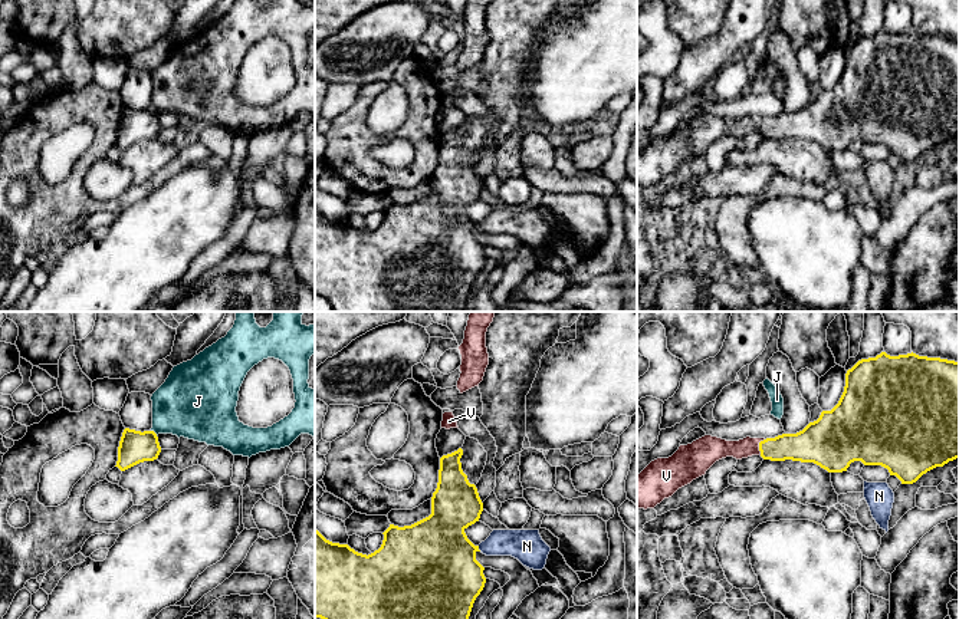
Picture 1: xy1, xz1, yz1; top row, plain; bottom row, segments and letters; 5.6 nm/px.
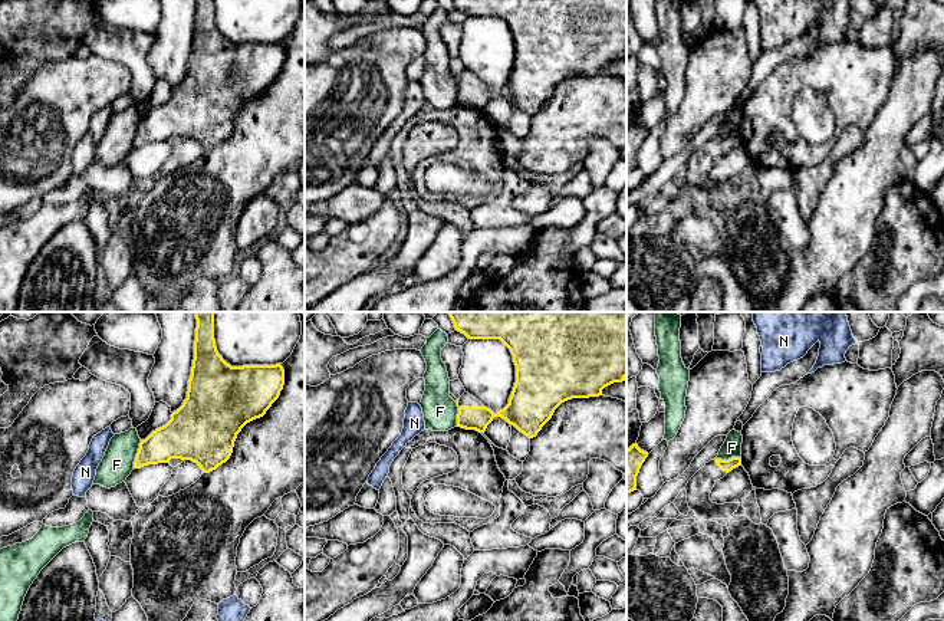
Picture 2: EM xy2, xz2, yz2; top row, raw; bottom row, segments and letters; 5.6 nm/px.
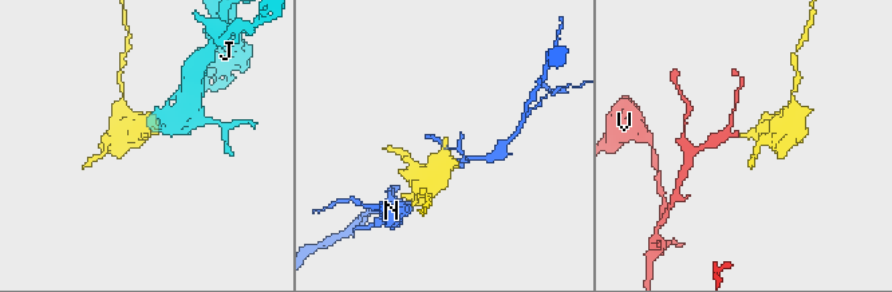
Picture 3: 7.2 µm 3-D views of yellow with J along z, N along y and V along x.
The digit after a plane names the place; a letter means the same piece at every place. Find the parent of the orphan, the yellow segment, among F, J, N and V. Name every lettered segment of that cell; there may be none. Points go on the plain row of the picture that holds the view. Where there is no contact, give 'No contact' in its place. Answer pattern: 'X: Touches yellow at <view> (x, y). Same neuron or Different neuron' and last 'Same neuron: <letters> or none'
F: Touches yellow at xy2 (137, 132). Different neuron
J: Touches yellow at xy1 (153, 109). Different neuron
N: Touches yellow at xz1 (478, 227). Different neuron
V: Touches yellow at yz1 (759, 125). Same neuron
Same neuron: V

